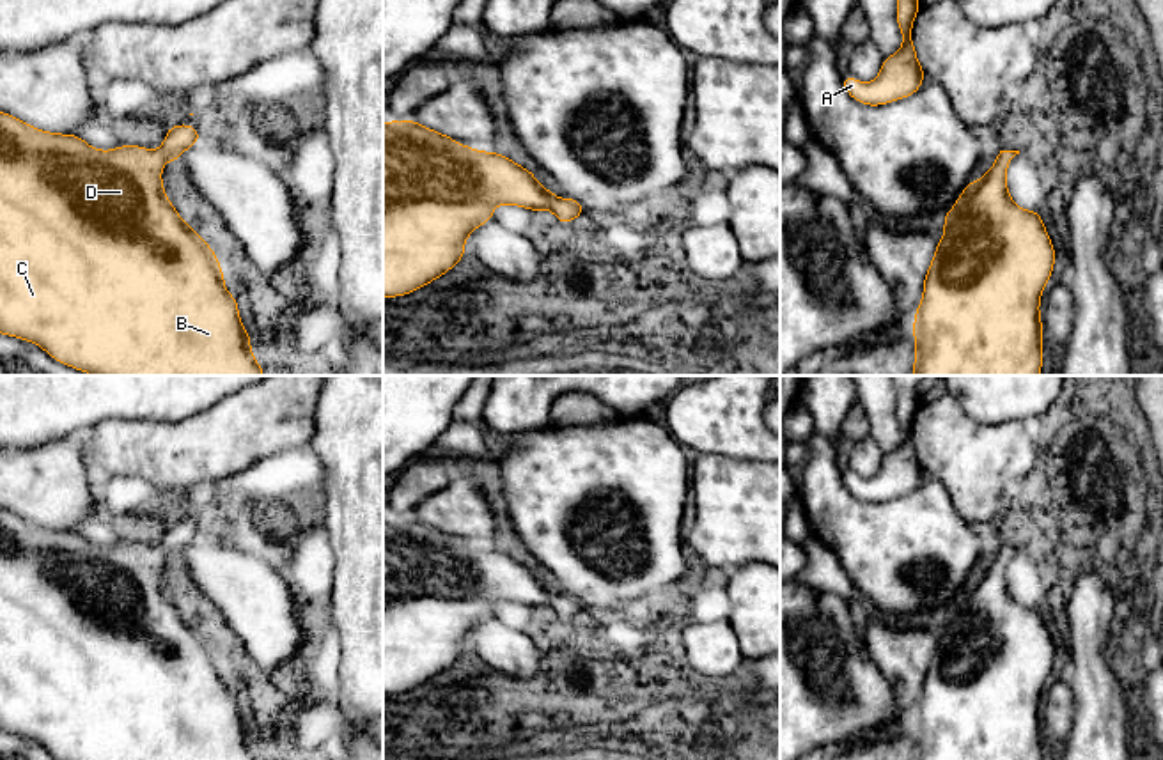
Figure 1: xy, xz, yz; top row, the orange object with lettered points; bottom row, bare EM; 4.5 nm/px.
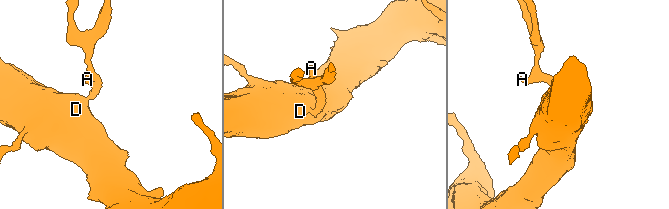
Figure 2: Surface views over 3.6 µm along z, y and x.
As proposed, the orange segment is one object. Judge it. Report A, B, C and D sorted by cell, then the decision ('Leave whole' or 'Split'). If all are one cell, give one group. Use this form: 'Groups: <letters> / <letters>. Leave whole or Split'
Groups: A B C D. Leave whole

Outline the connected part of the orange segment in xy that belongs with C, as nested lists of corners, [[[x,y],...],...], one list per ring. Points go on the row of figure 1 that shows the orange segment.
[[[0,112],[0,333],[34,342],[57,361],[92,376],[264,376],[215,252],[179,218],[161,184],[163,165],[176,161],[199,140],[199,131],[183,124],[168,128],[158,151],[138,145],[98,151],[76,135],[46,133]]]

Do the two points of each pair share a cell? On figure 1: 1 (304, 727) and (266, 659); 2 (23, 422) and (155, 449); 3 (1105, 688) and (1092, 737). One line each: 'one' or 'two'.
1: two
2: two
3: one

